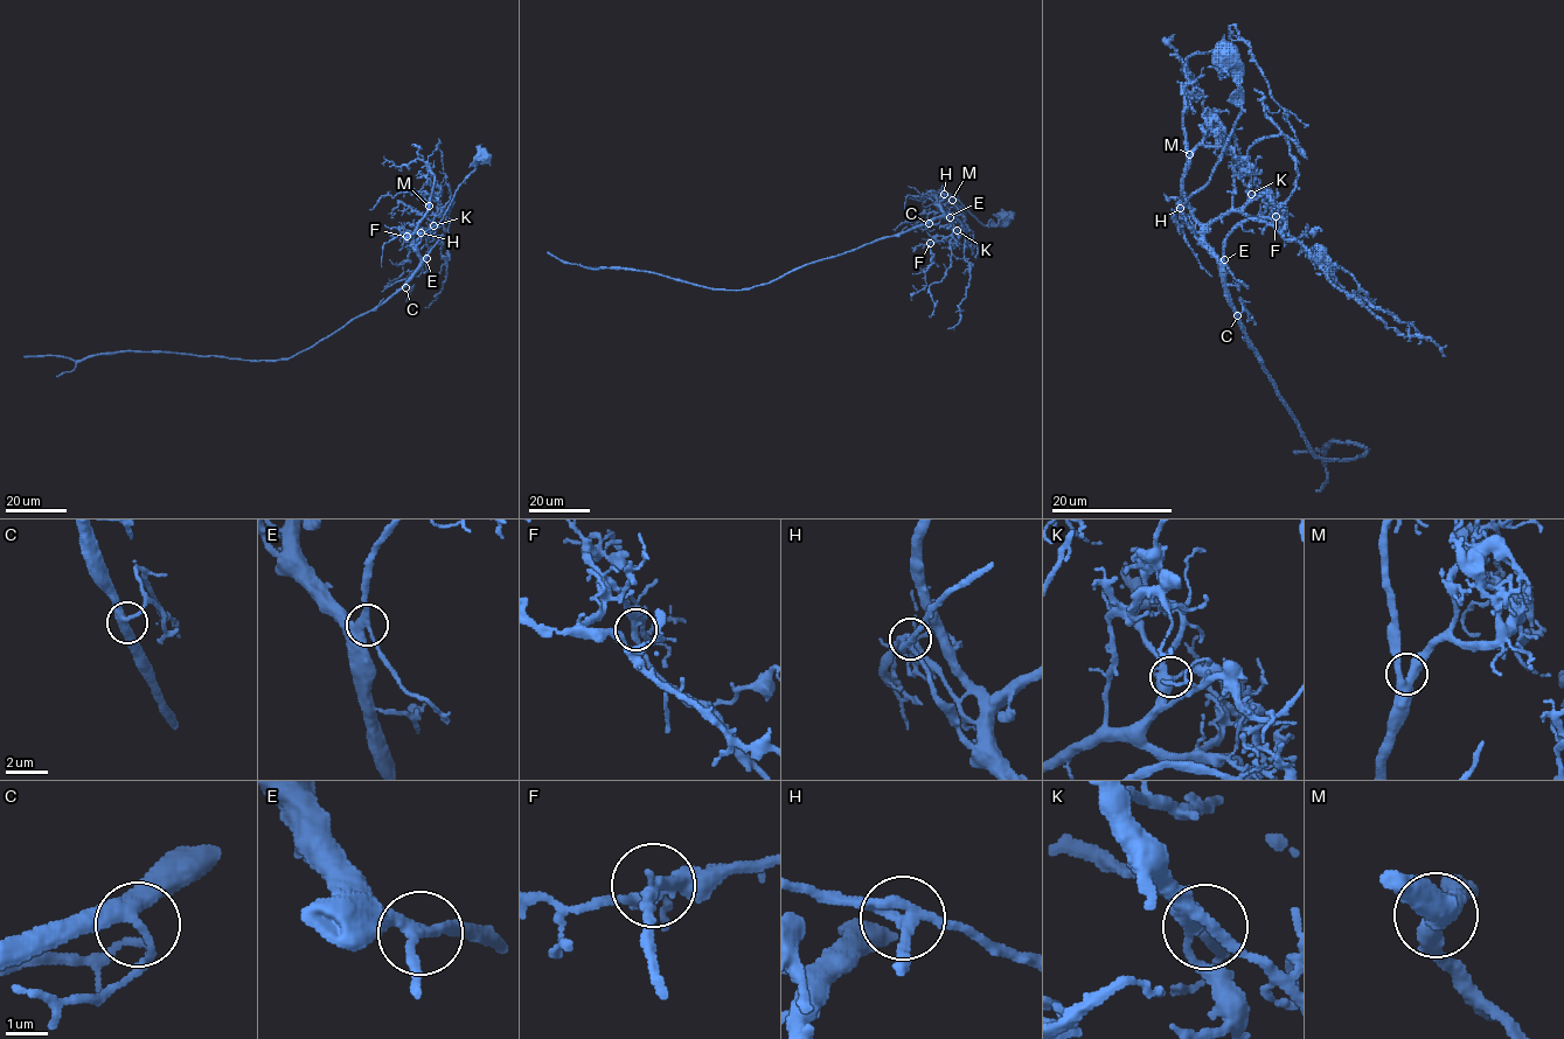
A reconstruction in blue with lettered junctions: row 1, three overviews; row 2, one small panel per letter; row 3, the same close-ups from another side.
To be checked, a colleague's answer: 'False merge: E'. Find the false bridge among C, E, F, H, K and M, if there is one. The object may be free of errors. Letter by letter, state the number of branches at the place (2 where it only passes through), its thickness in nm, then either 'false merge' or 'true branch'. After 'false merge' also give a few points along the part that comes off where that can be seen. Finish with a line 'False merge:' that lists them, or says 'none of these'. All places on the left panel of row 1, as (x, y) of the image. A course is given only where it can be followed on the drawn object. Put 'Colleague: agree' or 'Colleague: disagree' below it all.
C: 3 | 340 nm | true branch
E: 3 | 280 nm | true branch
F: 3 | 280 nm | true branch
H: 3 | 260 nm | true branch
K: 3 | 360 nm | true branch
M: 3 | 360 nm | true branch
False merge: none of these
Colleague: disagree

